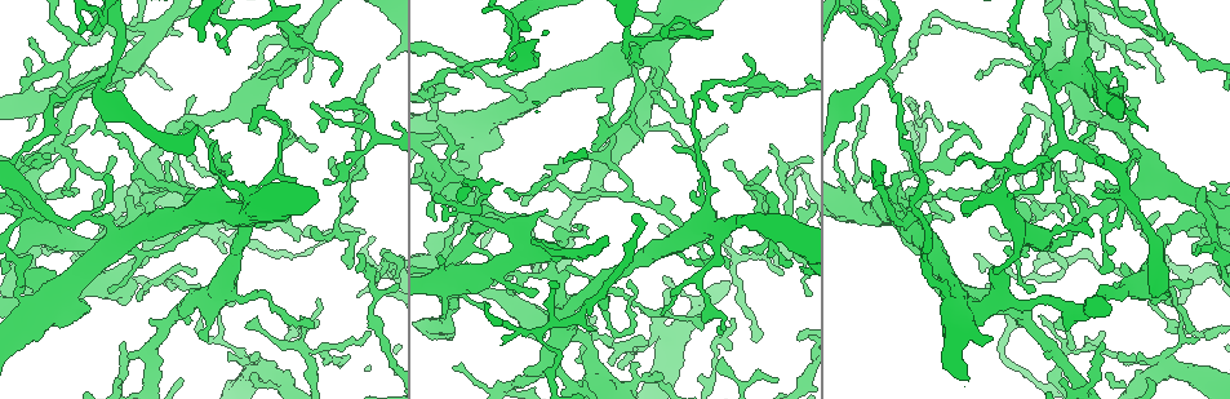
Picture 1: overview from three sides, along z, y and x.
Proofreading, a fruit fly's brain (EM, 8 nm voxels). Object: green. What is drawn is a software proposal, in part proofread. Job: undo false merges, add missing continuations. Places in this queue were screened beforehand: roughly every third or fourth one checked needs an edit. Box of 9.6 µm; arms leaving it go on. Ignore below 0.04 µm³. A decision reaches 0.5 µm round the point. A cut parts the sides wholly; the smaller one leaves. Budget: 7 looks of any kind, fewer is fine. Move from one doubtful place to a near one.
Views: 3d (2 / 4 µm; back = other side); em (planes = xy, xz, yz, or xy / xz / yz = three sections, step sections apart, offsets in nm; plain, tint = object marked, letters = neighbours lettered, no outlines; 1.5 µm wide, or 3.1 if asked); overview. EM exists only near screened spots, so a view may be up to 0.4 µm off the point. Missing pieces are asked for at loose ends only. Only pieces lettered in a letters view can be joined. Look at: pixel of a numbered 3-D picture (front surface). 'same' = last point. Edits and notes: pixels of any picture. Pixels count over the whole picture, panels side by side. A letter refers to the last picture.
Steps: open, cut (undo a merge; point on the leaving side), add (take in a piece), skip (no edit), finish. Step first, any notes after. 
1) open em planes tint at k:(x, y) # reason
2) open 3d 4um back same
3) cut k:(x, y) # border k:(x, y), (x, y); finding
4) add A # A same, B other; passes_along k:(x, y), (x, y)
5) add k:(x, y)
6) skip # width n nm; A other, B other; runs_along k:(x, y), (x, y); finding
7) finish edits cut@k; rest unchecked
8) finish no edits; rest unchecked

open 3d 4um at 1:(594, 330) # branch stops here

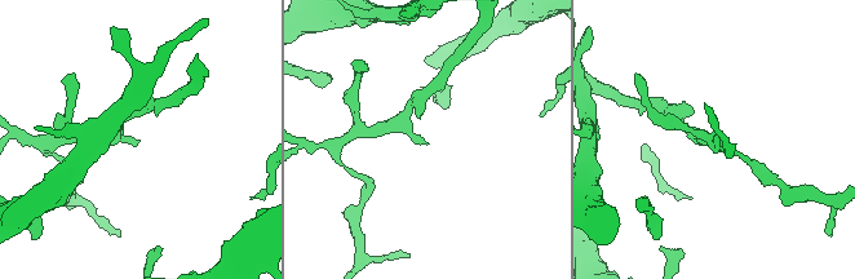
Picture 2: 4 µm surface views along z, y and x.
open em xz step 8 letters at 2:(428, 142)

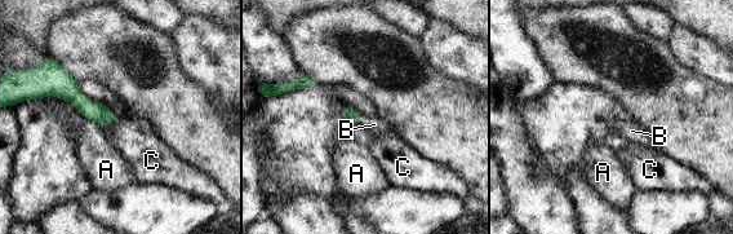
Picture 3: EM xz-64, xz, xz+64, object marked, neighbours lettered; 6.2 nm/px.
add B # A other, B same, C other; it goes on there

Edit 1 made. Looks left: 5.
open 3d 2um at 1:(605, 156) # a fork

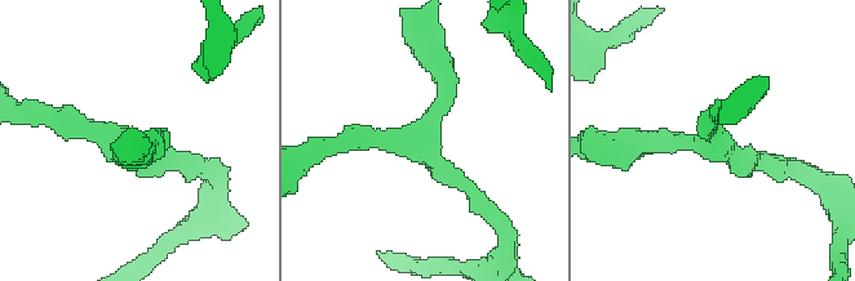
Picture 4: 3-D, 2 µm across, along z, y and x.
open em planes tint at 4:(712, 145) # arms 3

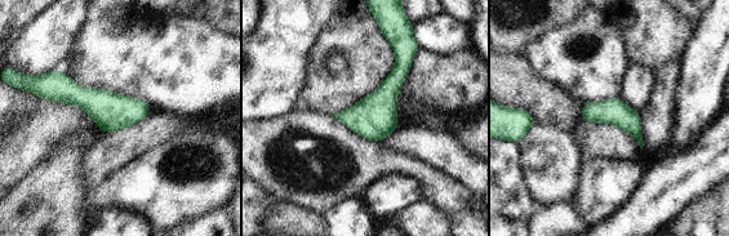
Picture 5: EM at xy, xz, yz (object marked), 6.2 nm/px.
open em planes letters same

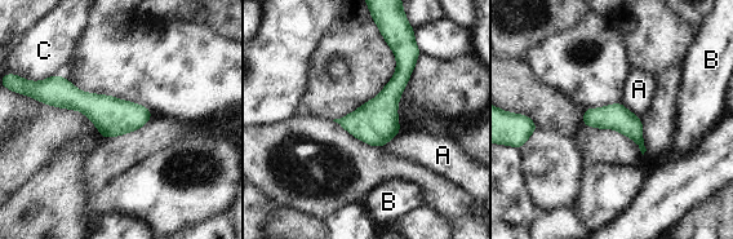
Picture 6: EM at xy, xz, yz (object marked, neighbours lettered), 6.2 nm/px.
skip # width 170 nm; A other, B other, C other; border 6:(621, 102), (640, 119); all the same neuron

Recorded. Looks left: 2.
finish edits add@3; rest unchecked

